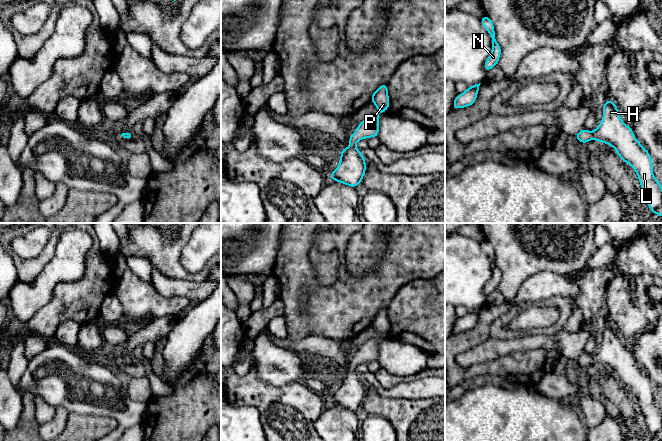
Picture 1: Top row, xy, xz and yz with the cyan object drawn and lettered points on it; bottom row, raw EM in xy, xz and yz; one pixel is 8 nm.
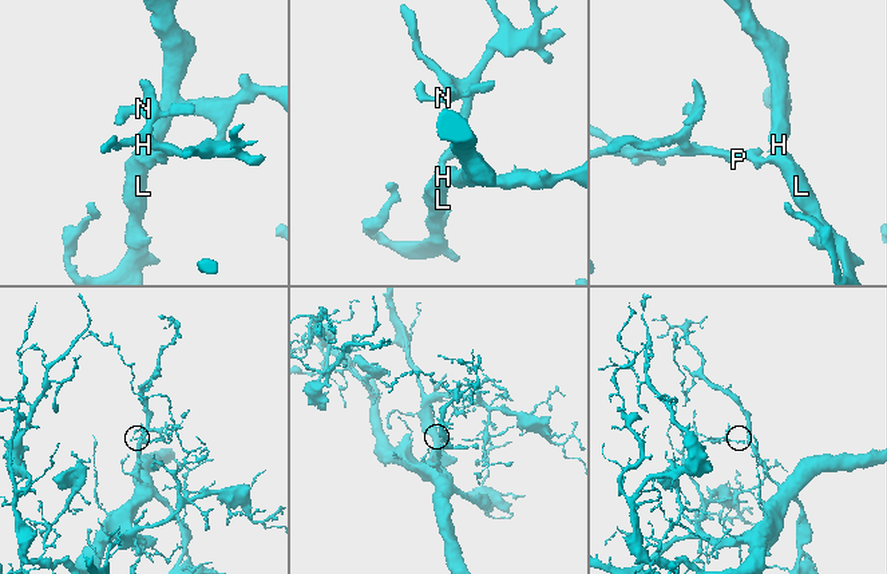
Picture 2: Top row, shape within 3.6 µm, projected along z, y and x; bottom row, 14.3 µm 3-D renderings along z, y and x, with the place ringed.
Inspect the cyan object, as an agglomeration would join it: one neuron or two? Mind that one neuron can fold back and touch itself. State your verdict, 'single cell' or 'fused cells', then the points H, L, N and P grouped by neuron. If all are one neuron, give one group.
single cell; H L N P

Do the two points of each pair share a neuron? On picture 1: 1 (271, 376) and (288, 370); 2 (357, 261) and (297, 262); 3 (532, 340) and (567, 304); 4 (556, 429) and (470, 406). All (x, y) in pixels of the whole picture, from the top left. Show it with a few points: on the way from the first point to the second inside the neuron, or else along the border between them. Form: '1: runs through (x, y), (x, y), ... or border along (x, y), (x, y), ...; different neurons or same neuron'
1: runs through (275, 373), (282, 373), (284, 371); same neuron
2: border along (349, 238), (346, 268), (353, 275), (365, 275); different neurons
3: border along (561, 329), (549, 335), (524, 334), (520, 337); different neurons
4: runs through (535, 429), (493, 429), (491, 427); same neuron

